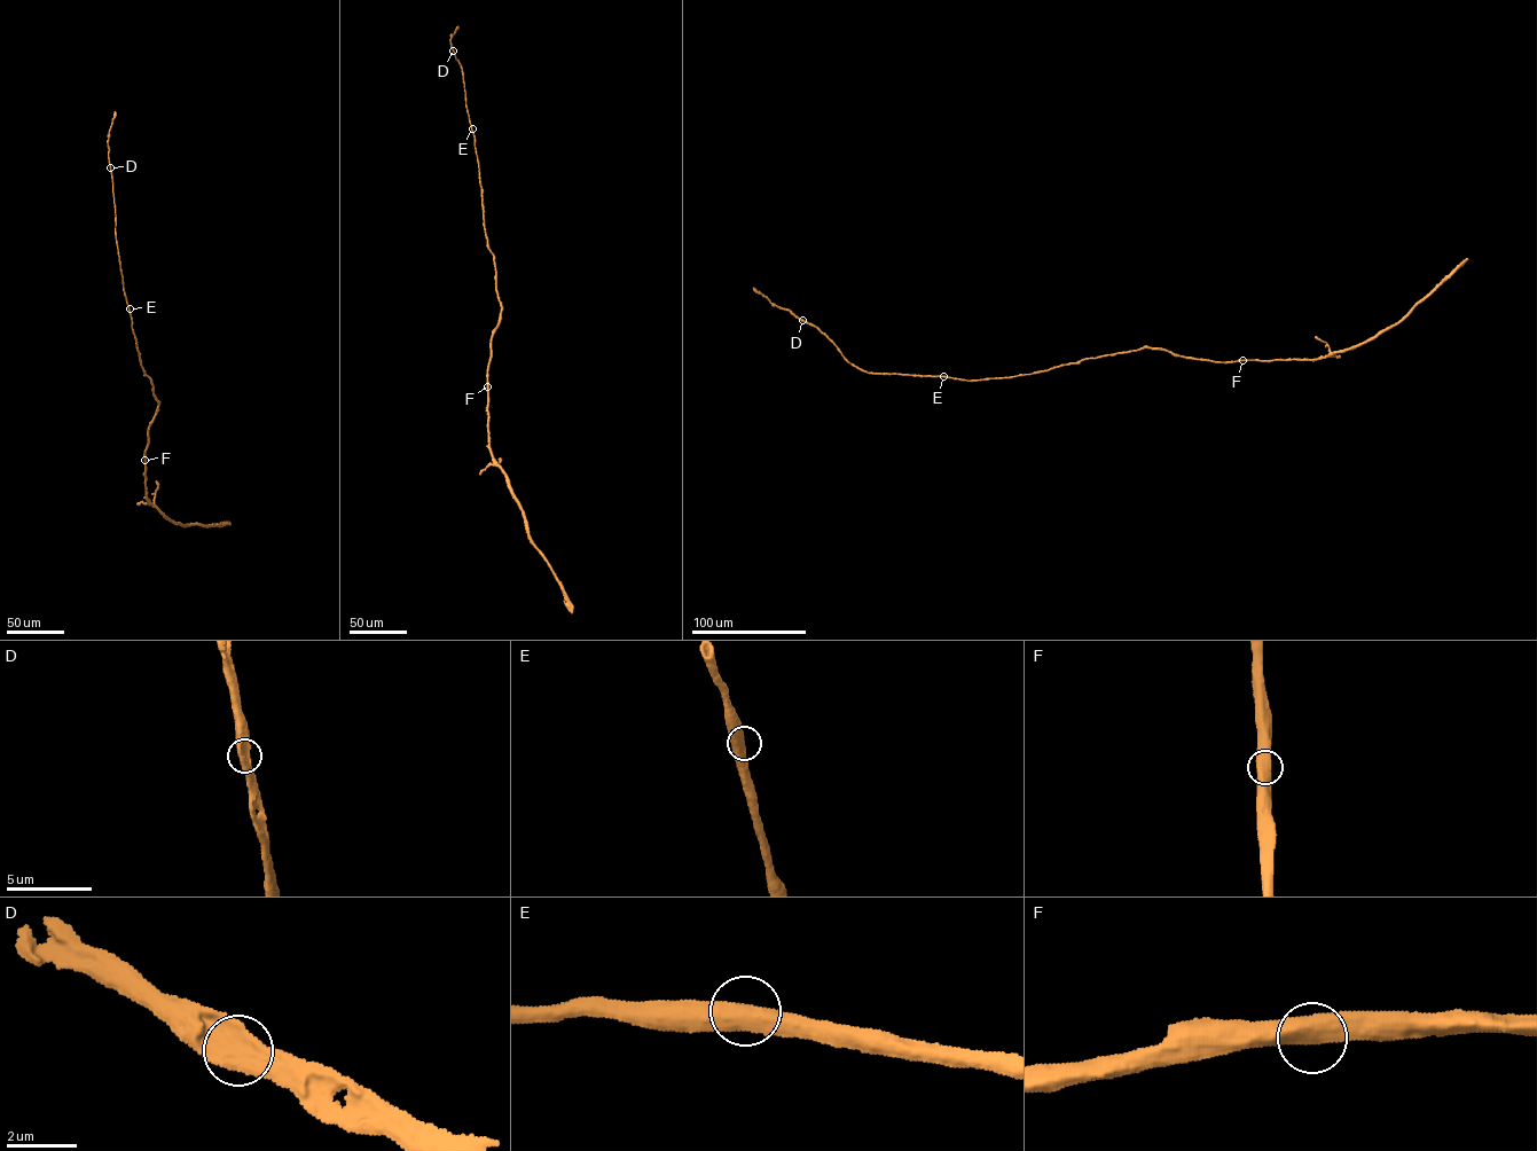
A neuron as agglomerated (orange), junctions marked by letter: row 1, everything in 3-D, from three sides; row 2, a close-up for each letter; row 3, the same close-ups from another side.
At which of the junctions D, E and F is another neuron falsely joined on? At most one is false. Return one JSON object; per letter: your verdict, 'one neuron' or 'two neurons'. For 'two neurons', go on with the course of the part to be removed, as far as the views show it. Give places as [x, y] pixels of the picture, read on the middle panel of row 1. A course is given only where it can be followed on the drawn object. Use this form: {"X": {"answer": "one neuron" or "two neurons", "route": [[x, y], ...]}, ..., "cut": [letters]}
{"D": {"answer": "one neuron"}, "E": {"answer": "one neuron"}, "F": {"answer": "one neuron"}, "cut": []}

